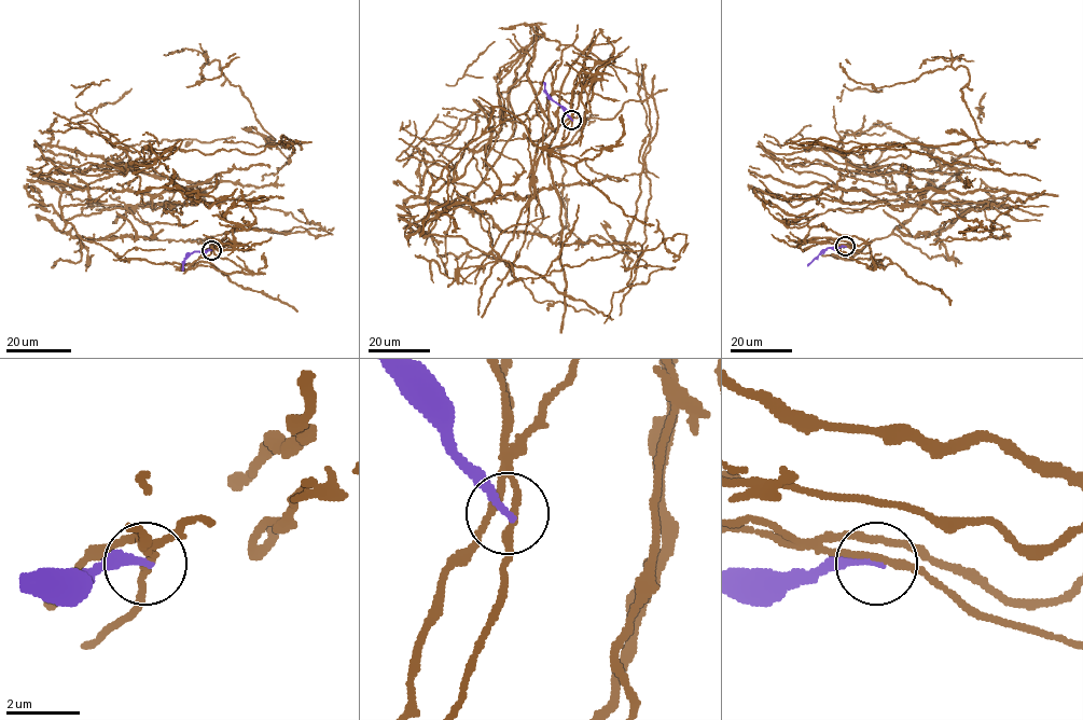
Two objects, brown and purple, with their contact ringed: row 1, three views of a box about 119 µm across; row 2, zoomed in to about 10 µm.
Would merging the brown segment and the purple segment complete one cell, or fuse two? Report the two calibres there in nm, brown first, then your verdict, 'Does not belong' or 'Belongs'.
Thickness 180 nm (brown) against 240 nm. Does not belong

